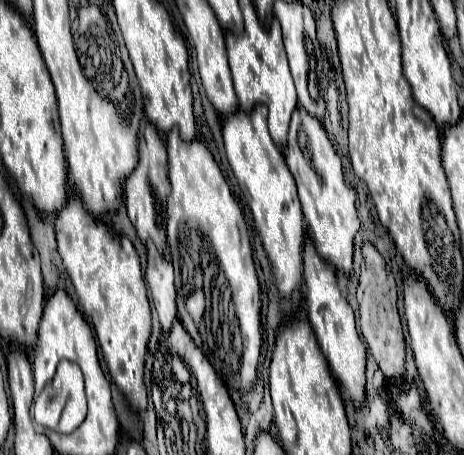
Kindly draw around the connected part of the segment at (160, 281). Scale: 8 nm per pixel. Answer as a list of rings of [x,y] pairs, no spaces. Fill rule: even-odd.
[[[148,245],[148,267],[146,283],[160,317],[162,331],[170,331],[176,321],[176,289],[174,289],[174,269],[172,263],[162,259],[156,247]]]

